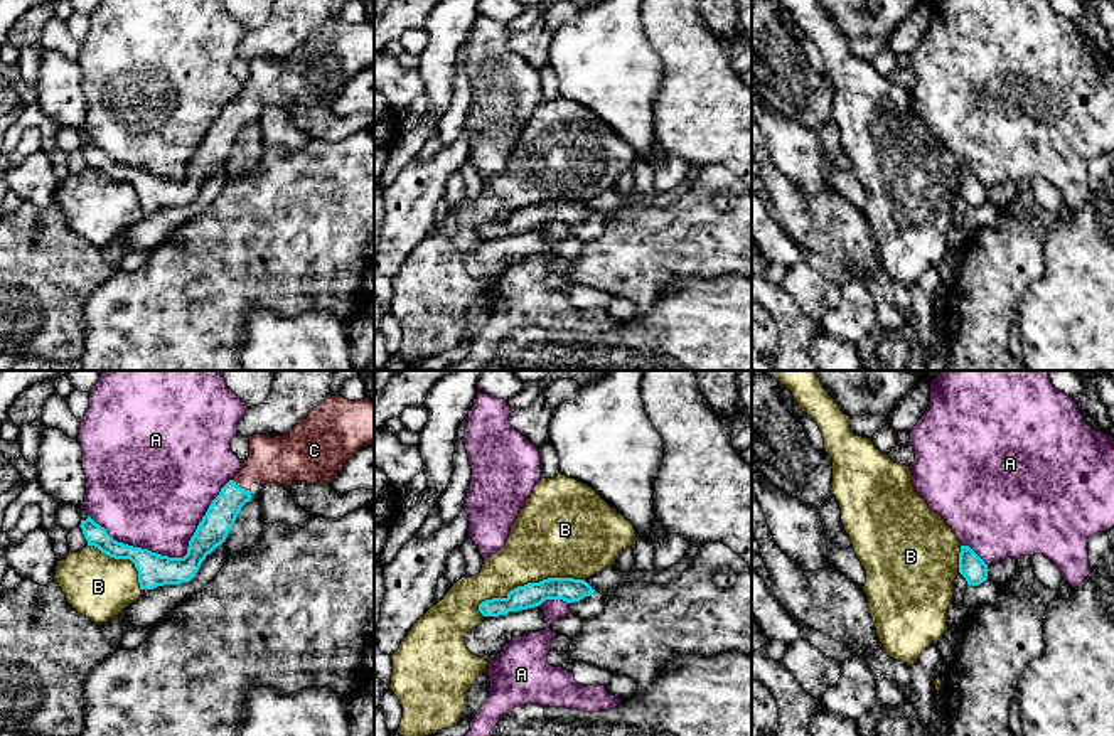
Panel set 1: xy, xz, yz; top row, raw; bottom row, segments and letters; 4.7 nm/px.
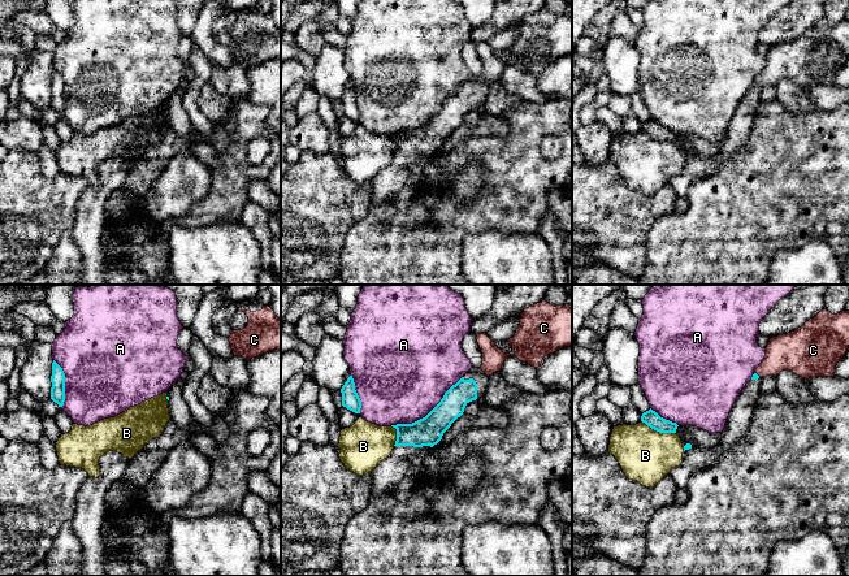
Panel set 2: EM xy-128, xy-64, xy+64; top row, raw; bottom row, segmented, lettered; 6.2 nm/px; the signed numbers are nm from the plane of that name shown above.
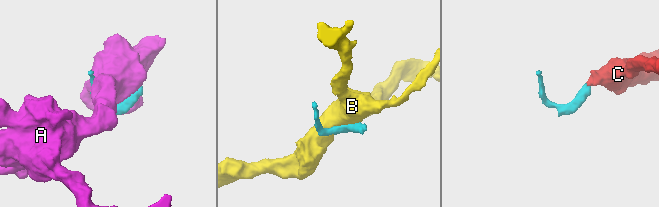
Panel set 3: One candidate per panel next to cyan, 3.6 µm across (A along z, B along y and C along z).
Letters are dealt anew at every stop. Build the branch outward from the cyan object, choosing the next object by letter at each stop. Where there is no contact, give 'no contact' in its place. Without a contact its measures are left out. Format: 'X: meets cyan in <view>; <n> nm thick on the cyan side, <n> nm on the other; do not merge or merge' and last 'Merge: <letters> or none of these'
A: meets cyan in xy; 160 nm thick on the cyan side, 400 nm on the other; do not merge
B: meets cyan in xz; 120 nm thick on the cyan side, 380 nm on the other; do not merge
C: meets cyan in xy; 150 nm thick on the cyan side, 220 nm on the other; merge
Merge: C

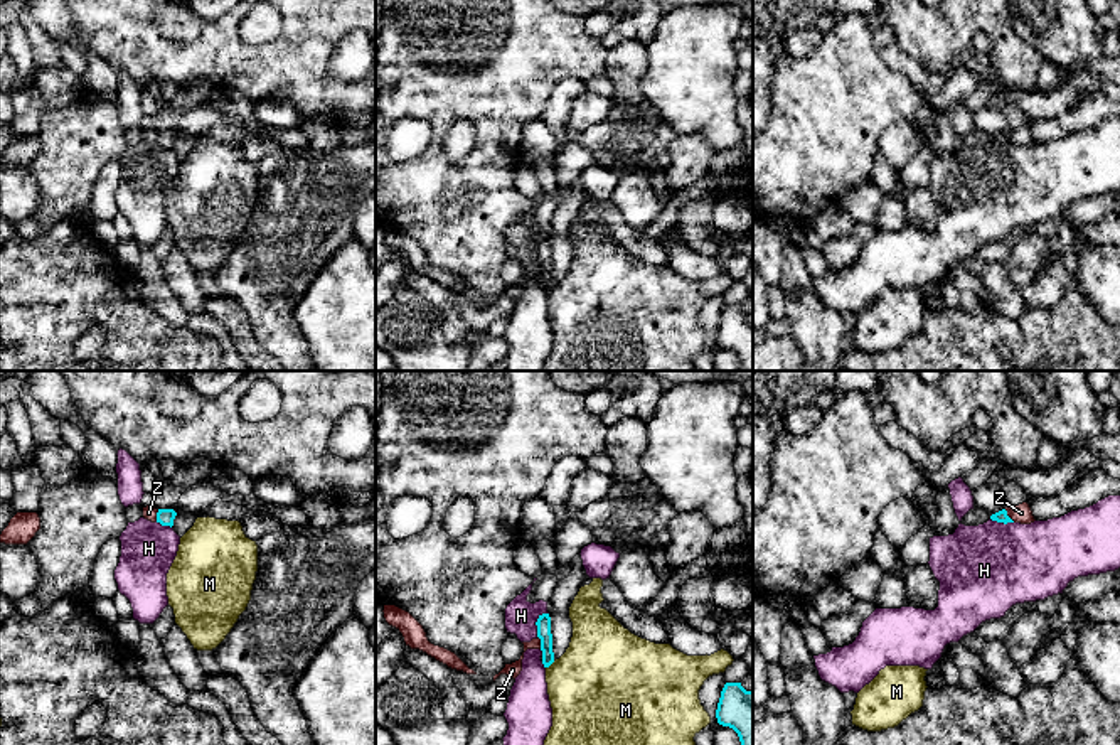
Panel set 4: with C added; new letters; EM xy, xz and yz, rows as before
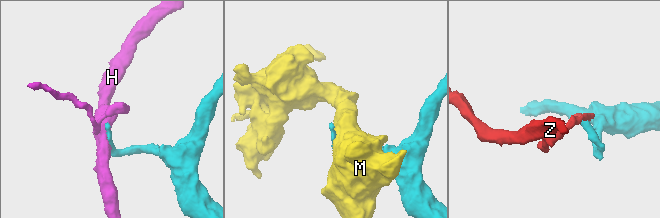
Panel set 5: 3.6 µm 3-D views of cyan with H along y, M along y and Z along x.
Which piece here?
H: meets cyan in xz; 70 nm thick on the cyan side, 160 nm on the other; do not merge
M: meets cyan in xz; 70 nm thick on the cyan side, 460 nm on the other; do not merge
Z: meets cyan in yz; 60 nm thick on the cyan side, 90 nm on the other; do not merge
Merge: none of these

